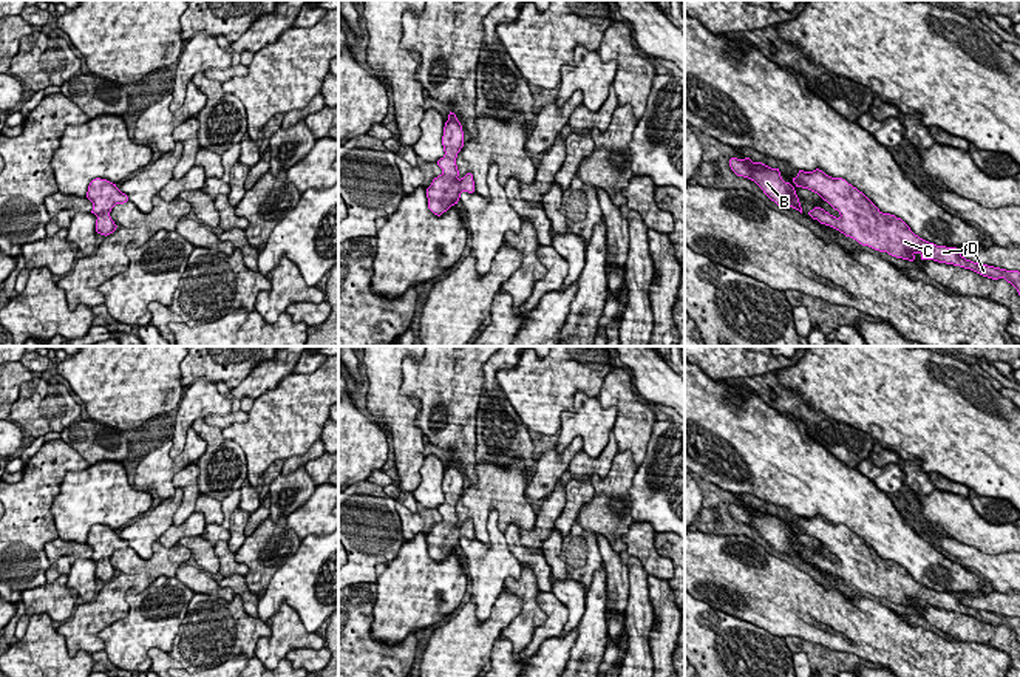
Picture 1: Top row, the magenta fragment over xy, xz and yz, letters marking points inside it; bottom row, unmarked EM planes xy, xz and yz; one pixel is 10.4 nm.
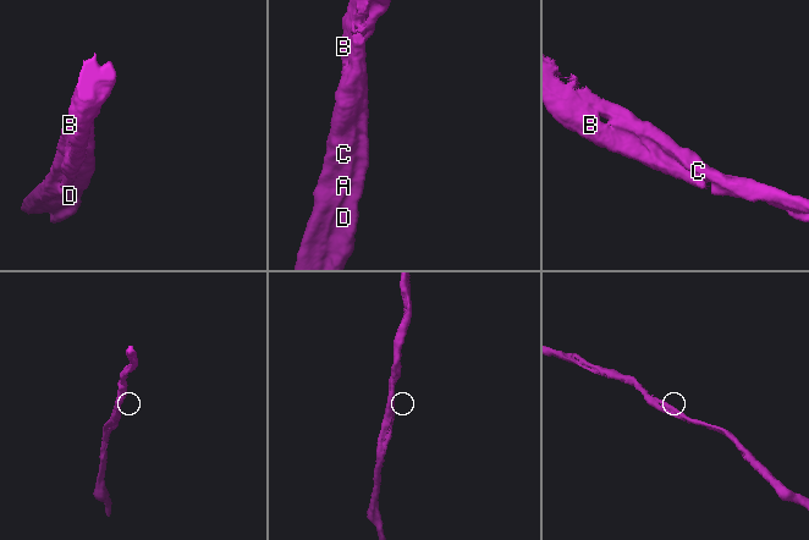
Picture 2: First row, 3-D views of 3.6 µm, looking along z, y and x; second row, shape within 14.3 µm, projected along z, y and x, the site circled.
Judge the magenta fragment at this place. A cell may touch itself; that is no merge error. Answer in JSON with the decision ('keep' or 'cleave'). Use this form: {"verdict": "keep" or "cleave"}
{"verdict": "keep"}

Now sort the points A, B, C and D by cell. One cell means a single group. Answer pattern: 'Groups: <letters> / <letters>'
Groups: A B C D

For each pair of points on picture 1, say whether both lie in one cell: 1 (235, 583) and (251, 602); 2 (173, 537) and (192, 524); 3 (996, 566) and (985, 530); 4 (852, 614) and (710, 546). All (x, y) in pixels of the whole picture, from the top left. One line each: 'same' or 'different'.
1: same
2: same
3: different
4: same

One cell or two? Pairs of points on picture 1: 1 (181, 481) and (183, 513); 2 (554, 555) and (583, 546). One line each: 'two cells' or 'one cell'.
1: one cell
2: two cells

